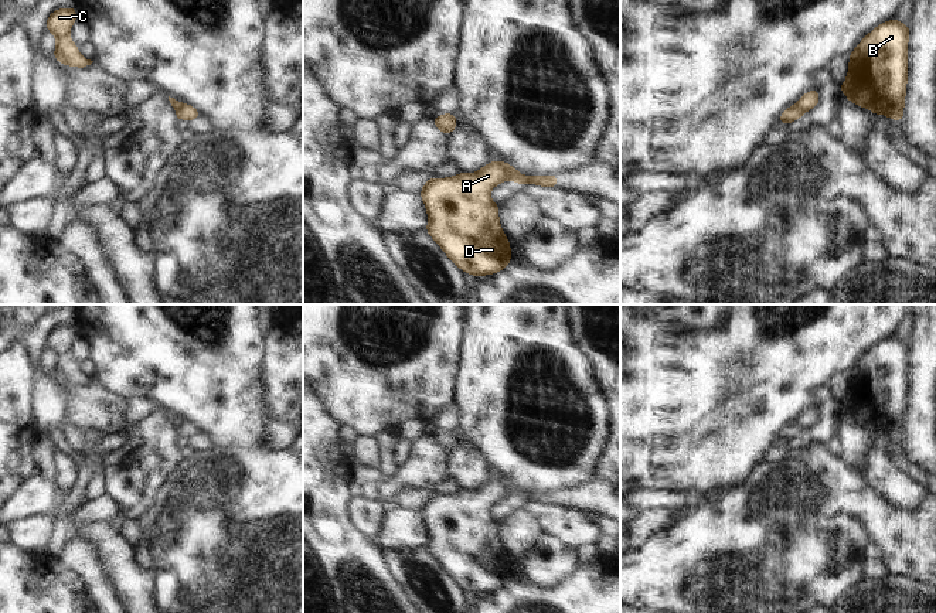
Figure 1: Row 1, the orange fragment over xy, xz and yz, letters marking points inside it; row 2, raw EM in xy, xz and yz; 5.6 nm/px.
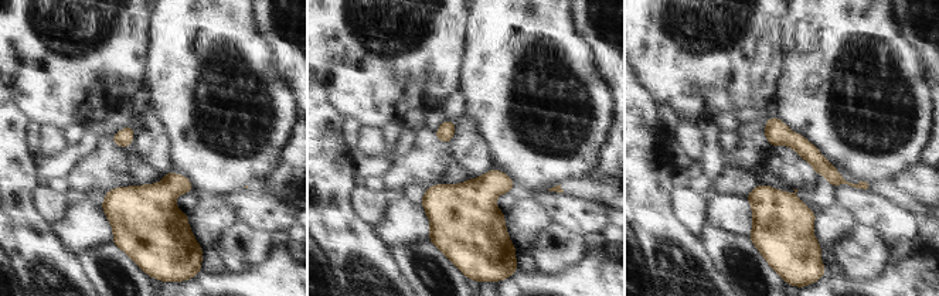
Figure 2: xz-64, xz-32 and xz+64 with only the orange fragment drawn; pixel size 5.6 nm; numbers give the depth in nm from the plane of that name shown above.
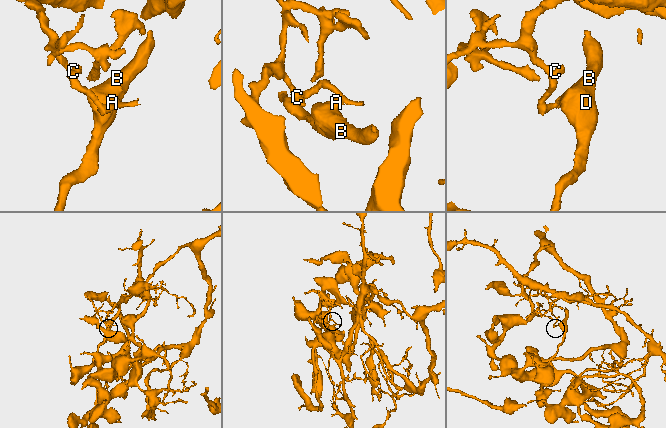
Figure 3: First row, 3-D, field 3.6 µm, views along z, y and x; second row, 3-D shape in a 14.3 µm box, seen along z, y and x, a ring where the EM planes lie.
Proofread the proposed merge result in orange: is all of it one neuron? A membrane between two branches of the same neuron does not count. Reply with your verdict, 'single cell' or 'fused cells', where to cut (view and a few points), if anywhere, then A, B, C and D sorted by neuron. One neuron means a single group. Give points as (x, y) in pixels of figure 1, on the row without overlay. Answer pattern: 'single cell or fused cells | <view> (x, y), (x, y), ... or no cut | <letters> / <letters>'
fused cells | xz (497, 479), (509, 494) | A B D / C

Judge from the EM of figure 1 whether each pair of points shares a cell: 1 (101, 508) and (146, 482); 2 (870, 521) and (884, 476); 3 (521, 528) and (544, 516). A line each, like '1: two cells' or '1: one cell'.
1: two cells
2: two cells
3: two cells

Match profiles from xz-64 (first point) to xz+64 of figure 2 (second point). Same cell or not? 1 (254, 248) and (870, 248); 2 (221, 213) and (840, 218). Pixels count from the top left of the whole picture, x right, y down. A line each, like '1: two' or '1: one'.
1: one
2: one

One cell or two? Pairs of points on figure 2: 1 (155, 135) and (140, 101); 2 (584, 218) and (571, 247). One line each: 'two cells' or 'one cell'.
1: two cells
2: two cells

